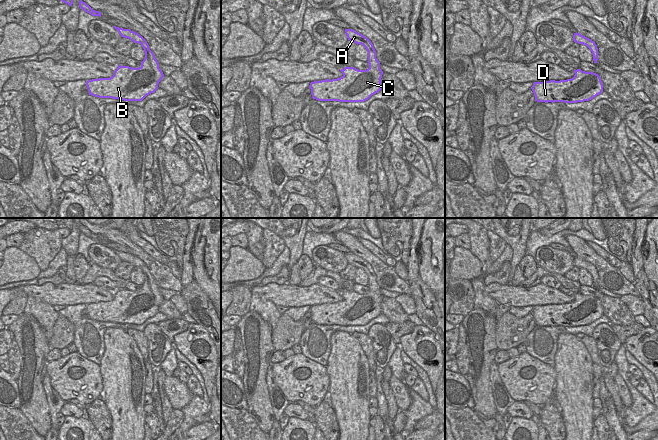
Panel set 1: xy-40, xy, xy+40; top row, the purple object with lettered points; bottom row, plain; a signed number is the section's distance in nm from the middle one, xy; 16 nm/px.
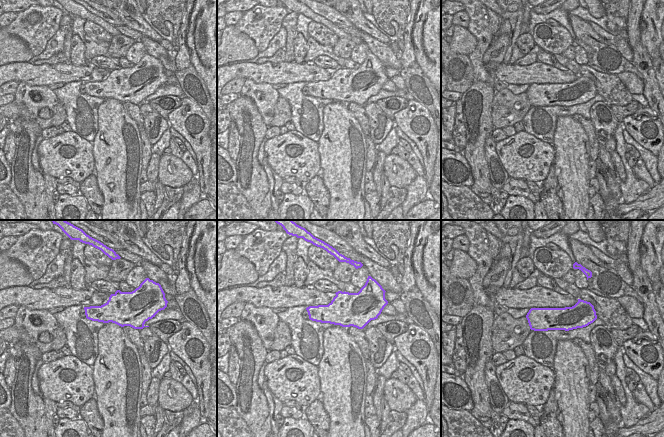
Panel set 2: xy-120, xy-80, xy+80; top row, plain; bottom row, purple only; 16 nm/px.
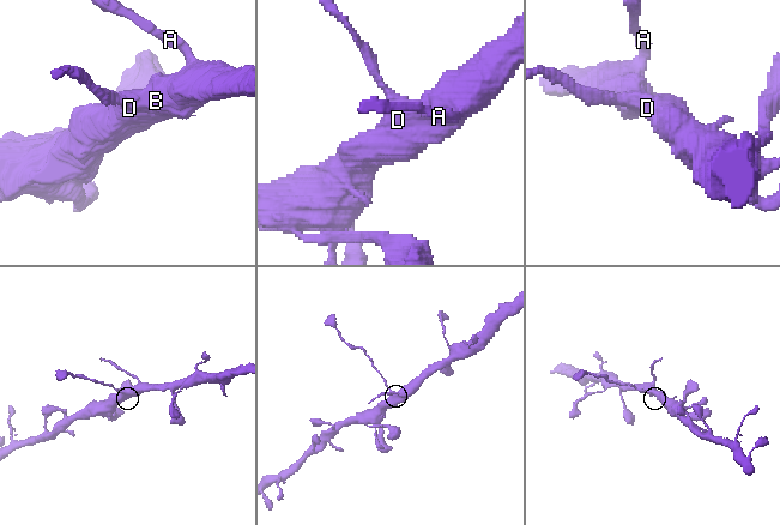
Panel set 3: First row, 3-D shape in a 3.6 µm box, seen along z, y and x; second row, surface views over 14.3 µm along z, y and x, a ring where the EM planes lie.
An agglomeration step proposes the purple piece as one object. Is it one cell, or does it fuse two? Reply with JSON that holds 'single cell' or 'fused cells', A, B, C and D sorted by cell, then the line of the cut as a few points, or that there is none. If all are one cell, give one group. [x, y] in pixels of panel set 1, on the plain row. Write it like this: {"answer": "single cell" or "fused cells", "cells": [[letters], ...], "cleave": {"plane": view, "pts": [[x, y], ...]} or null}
{"answer": "fused cells", "cells": [["A"], ["B", "C", "D"]], "cleave": {"plane": "xy", "pts": [[374, 274], [368, 278]]}}

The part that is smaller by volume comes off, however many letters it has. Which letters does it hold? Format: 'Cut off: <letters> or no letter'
Cut off: A

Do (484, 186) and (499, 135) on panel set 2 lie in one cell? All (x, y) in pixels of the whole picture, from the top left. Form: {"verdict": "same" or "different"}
{"verdict": "different"}

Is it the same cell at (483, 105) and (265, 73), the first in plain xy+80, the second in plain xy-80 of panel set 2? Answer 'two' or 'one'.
two

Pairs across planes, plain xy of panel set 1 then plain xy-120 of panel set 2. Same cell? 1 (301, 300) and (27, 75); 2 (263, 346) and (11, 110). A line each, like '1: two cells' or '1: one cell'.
1: one cell
2: one cell

